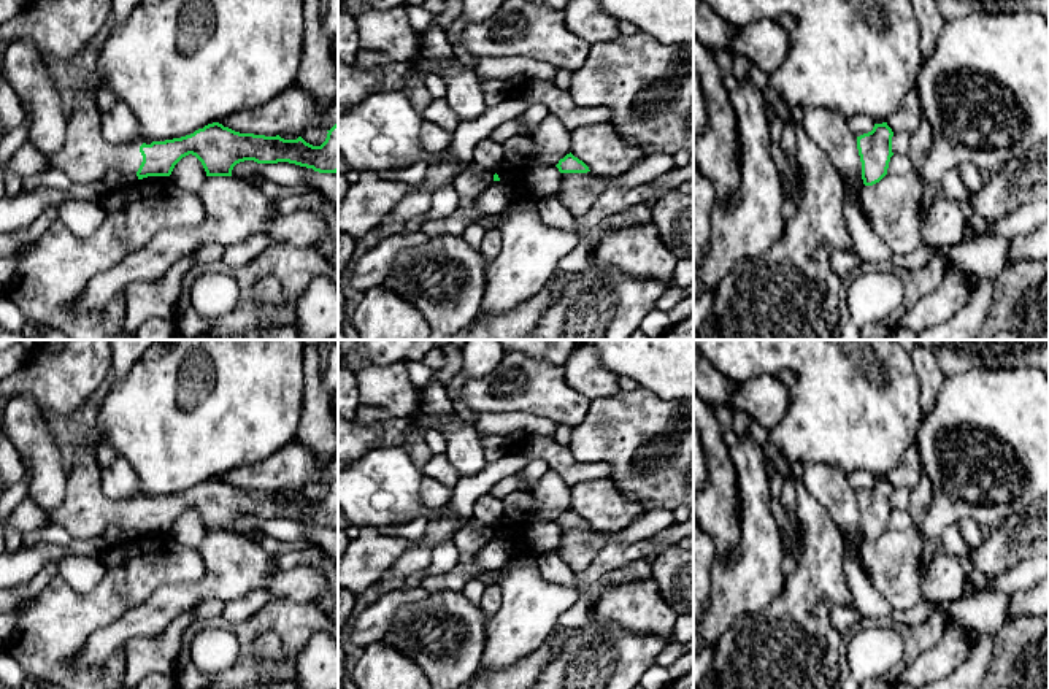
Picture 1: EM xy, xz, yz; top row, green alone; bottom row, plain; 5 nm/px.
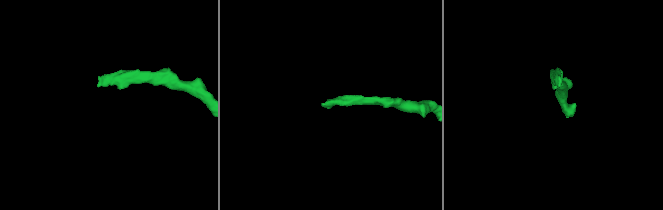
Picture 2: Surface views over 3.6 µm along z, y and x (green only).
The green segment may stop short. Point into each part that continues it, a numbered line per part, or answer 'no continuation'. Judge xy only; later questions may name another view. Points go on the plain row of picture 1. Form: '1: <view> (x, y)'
1: xy (86, 511)

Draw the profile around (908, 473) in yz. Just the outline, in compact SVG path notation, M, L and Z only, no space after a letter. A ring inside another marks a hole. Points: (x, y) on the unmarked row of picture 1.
M911 445L903 454L900 465L887 475L887 481L892 487L908 487L913 491L919 484L922 475L924 468L919 448L917 445Z

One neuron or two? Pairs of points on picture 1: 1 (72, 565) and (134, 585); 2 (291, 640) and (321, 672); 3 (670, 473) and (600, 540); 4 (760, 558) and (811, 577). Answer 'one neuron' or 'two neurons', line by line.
1: two neurons
2: two neurons
3: two neurons
4: two neurons

